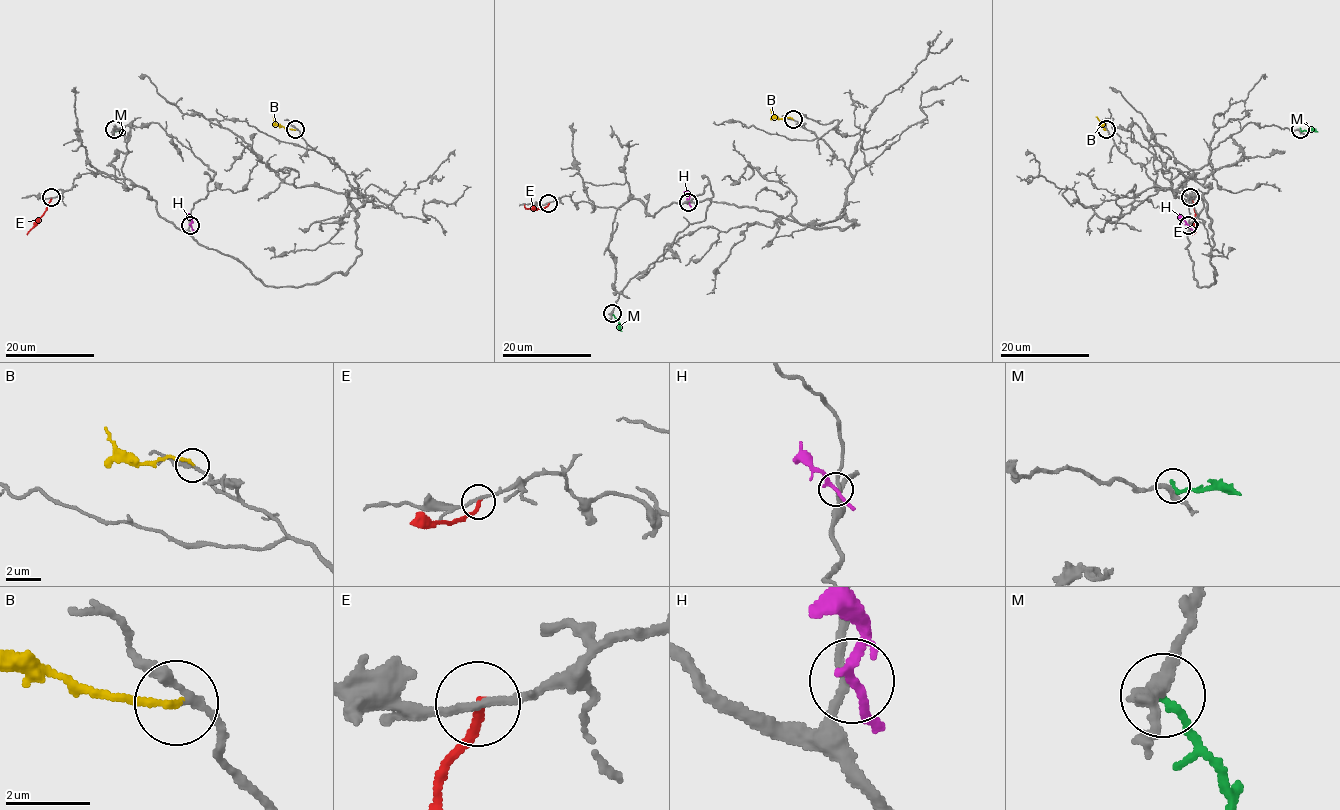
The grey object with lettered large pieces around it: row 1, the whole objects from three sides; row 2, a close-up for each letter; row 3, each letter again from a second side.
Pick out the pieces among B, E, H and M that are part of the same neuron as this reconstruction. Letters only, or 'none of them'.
B

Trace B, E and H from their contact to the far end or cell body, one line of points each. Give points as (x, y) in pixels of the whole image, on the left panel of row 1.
B: (295, 129), (280, 127), (272, 117)
E: (50, 198), (47, 210), (26, 234)
H: (190, 225), (189, 213)

